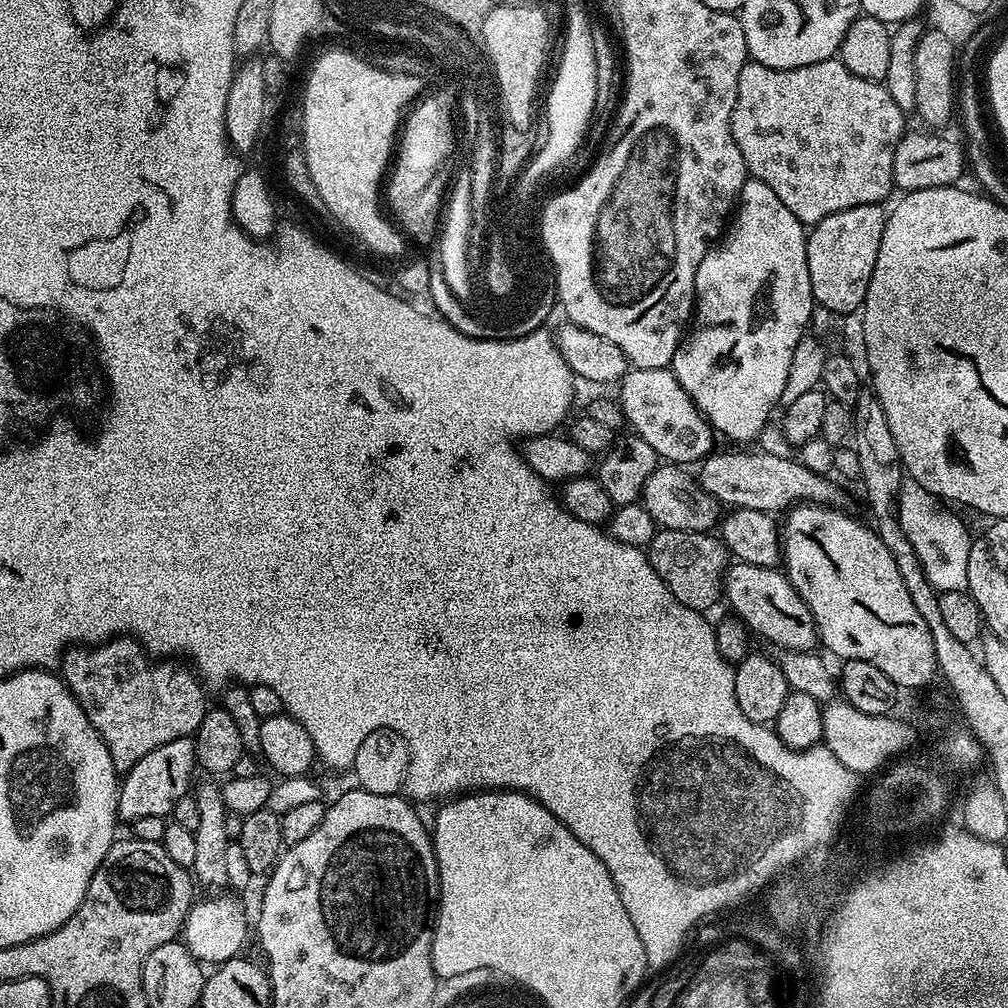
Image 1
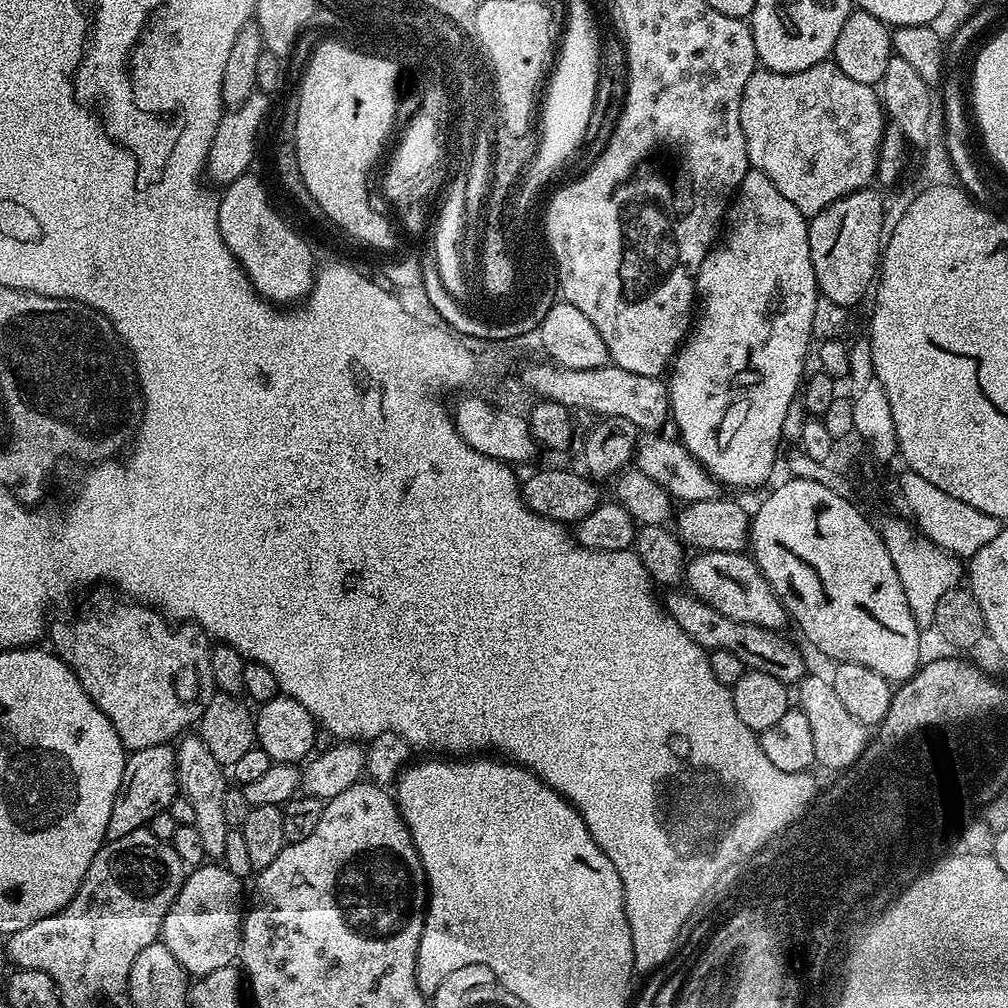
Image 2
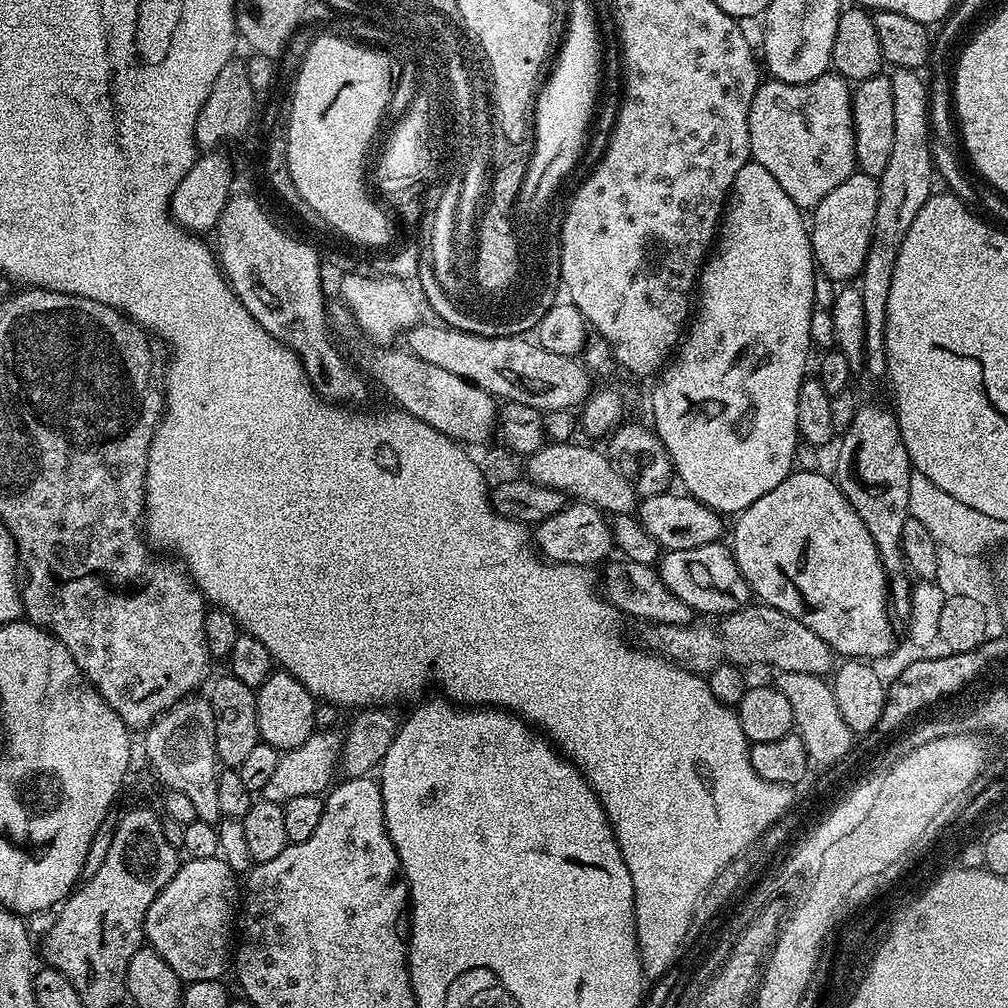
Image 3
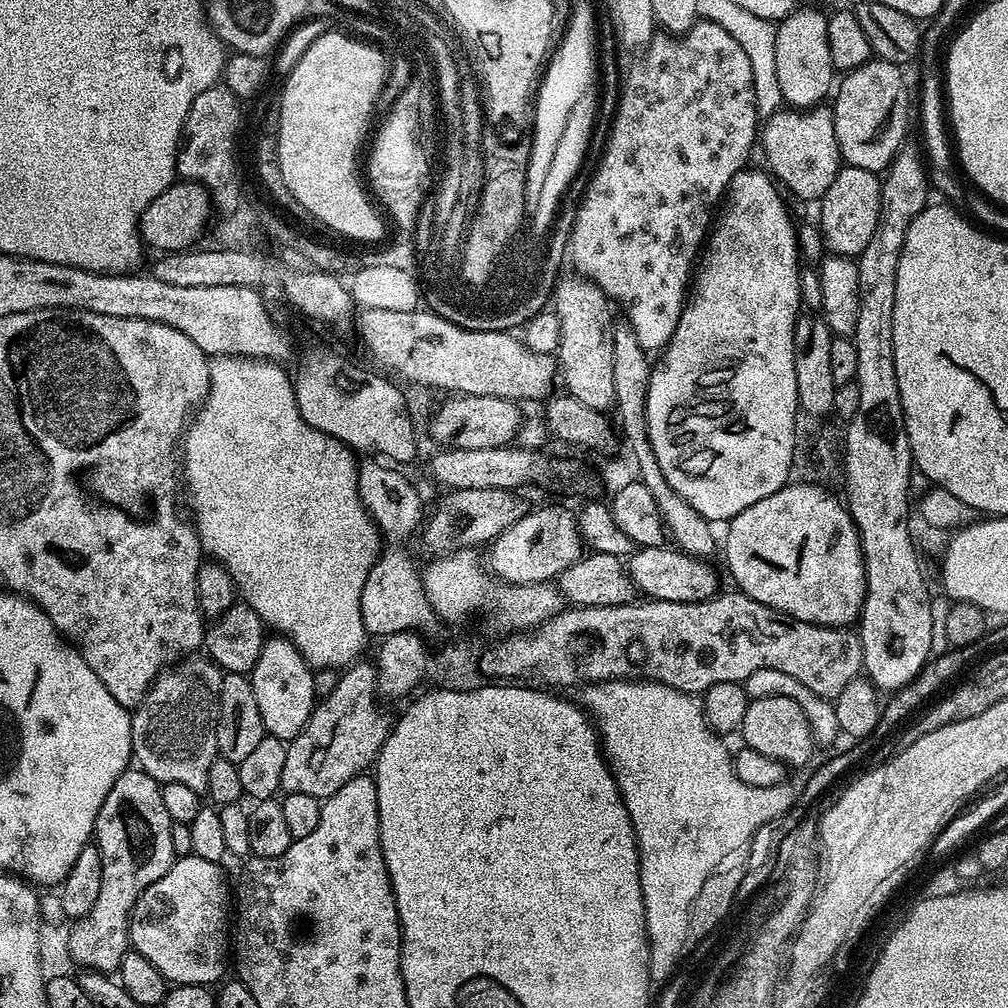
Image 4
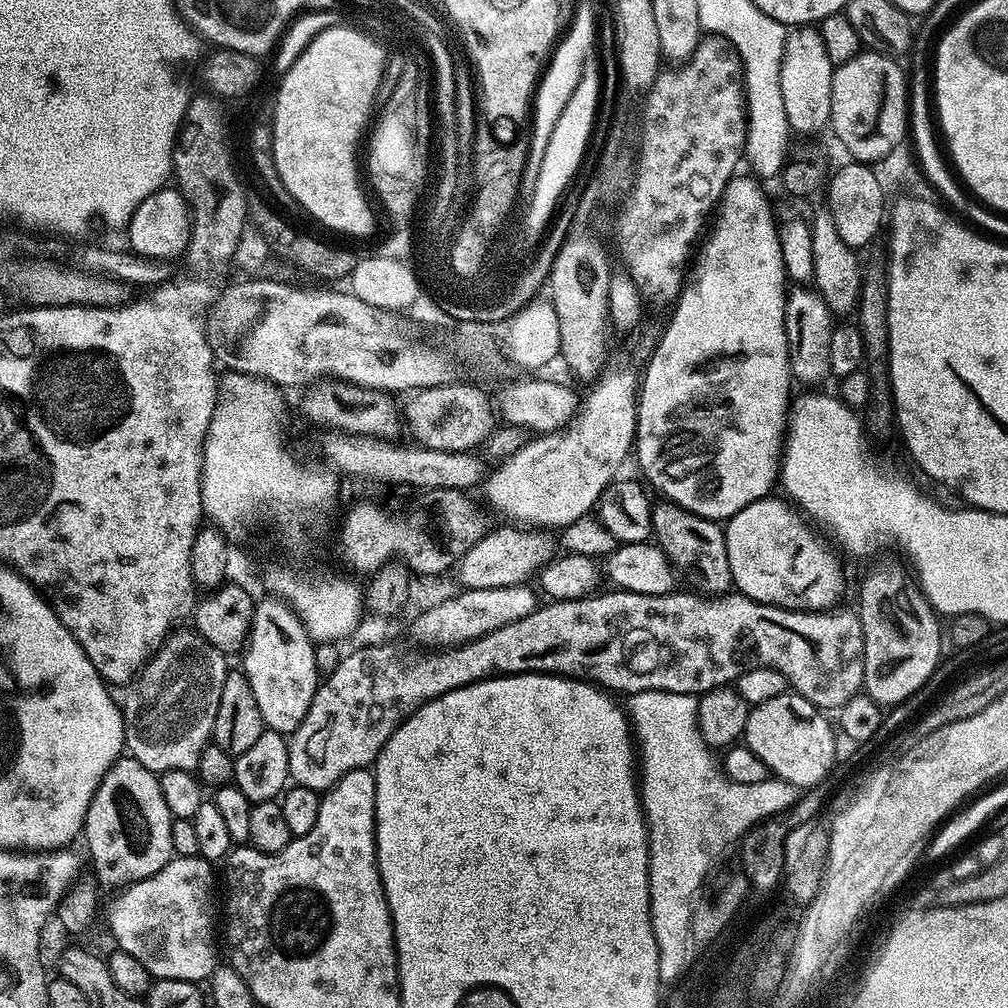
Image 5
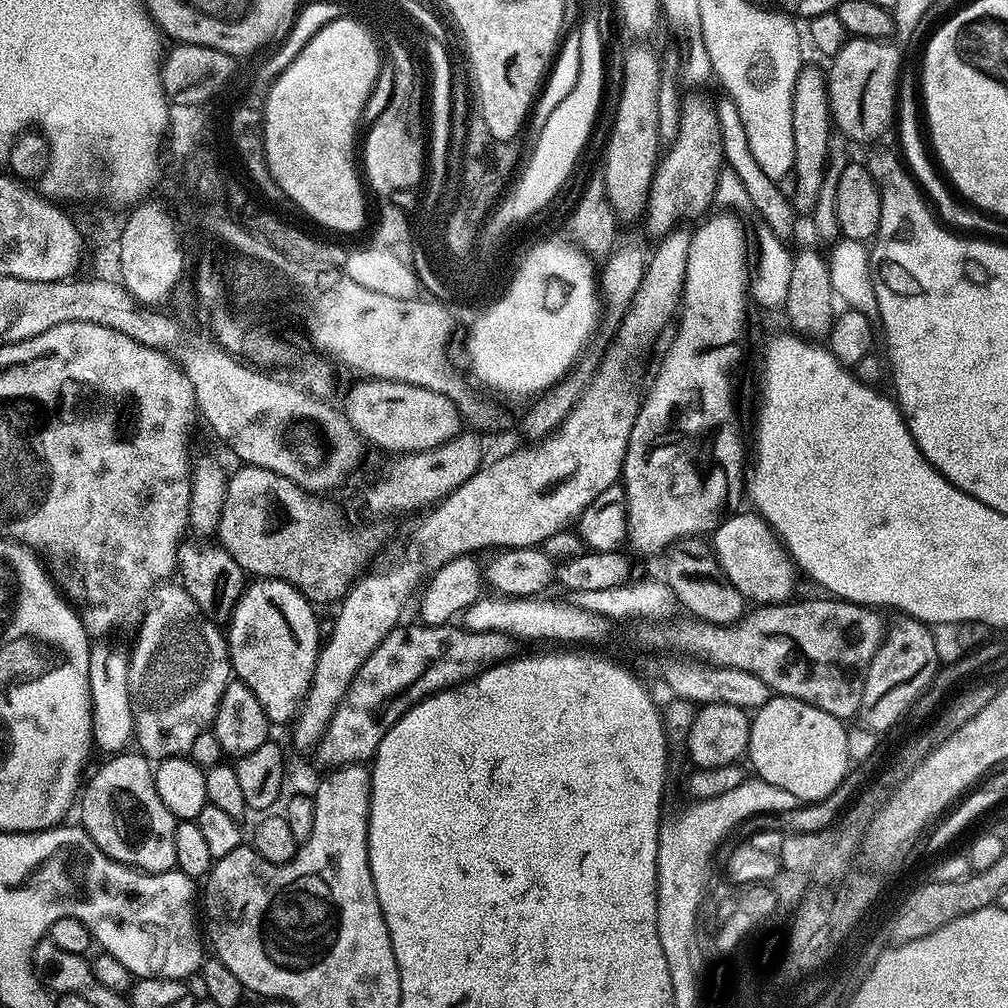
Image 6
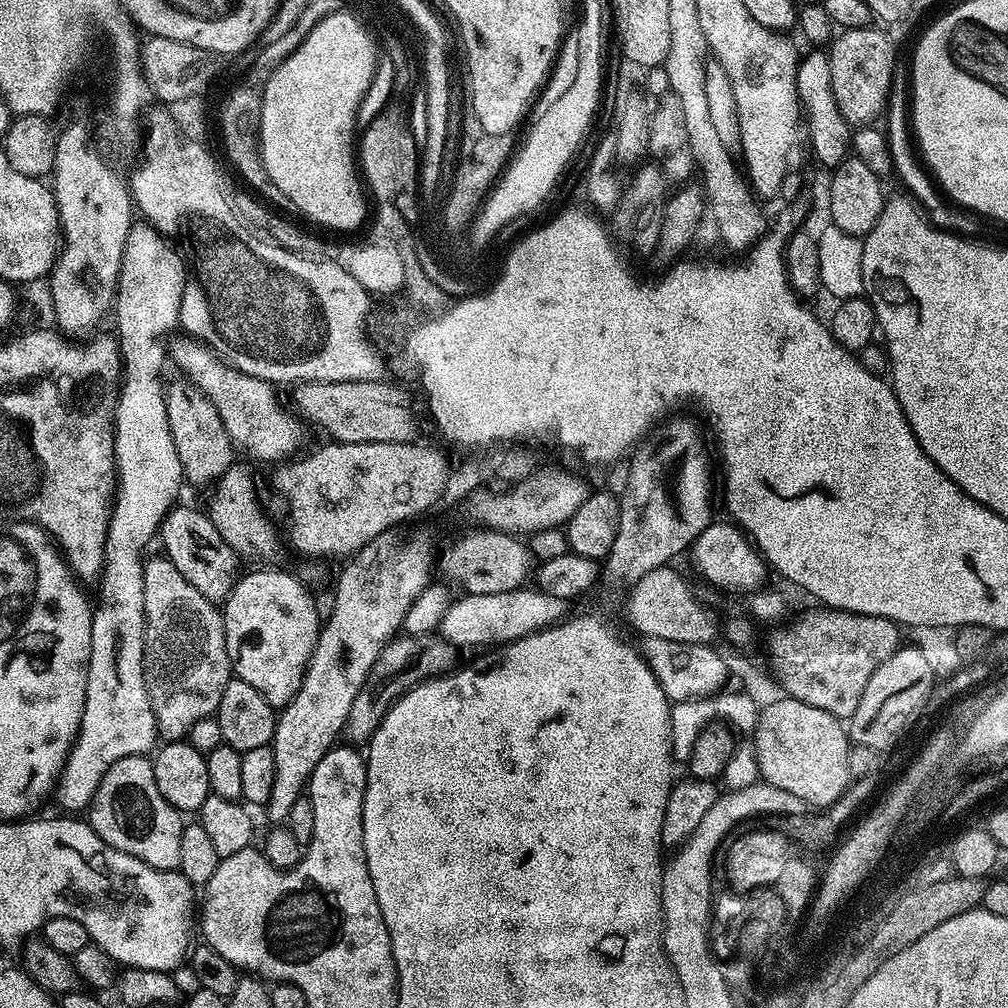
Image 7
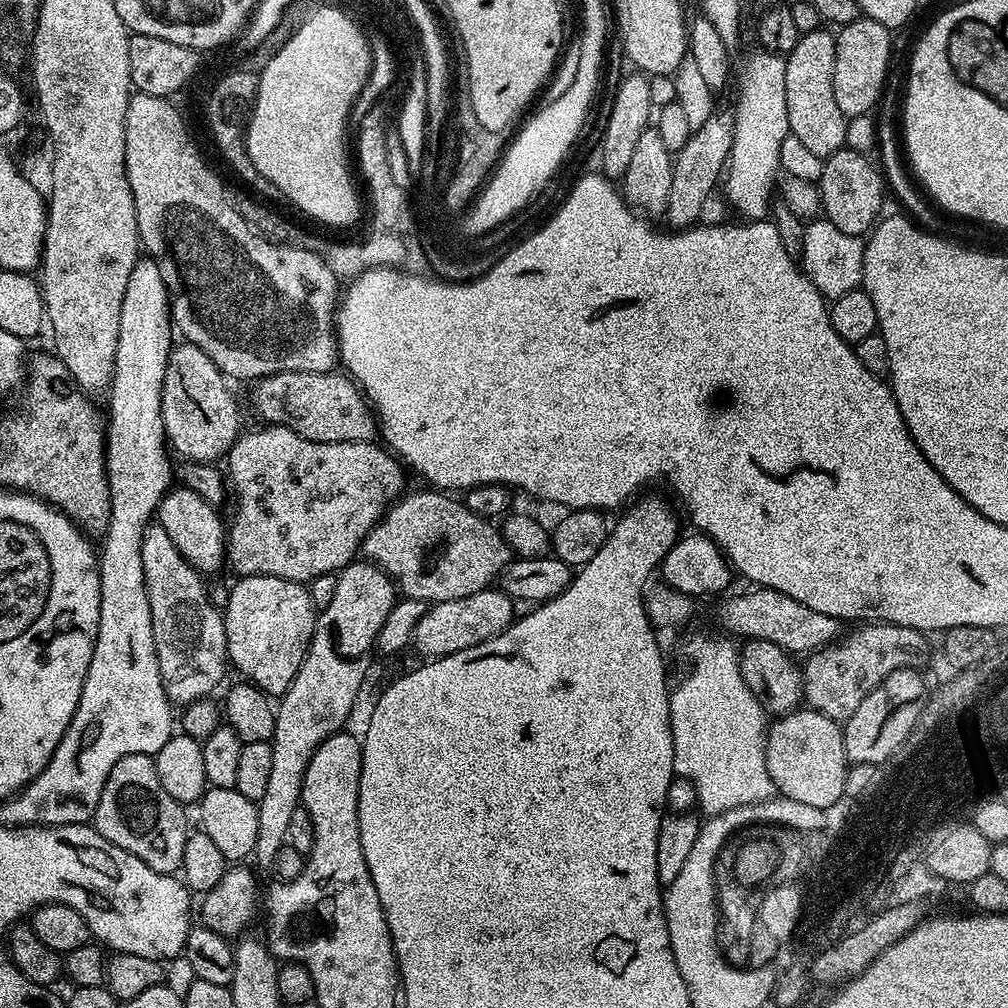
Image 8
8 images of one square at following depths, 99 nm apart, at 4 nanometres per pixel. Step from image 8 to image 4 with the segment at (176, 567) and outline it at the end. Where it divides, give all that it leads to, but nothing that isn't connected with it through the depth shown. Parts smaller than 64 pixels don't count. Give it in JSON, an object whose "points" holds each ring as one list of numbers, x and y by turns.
{"points":[[184,658,163,669,156,681,144,695,144,701,137,704,131,713,132,754,135,763,147,776,153,776,157,784,182,782,190,790,207,793,206,777,210,775,210,765,217,758,218,738,216,723,220,713,221,671,207,658]]}

